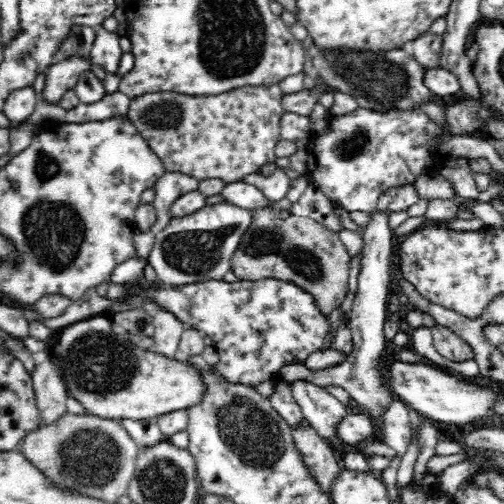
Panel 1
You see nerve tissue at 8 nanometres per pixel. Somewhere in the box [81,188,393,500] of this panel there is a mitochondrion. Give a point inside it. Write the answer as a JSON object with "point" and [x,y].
{"point":[254,434]}

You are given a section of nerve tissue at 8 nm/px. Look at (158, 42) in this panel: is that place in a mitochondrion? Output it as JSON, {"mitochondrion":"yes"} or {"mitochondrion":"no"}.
{"mitochondrion":"no"}

